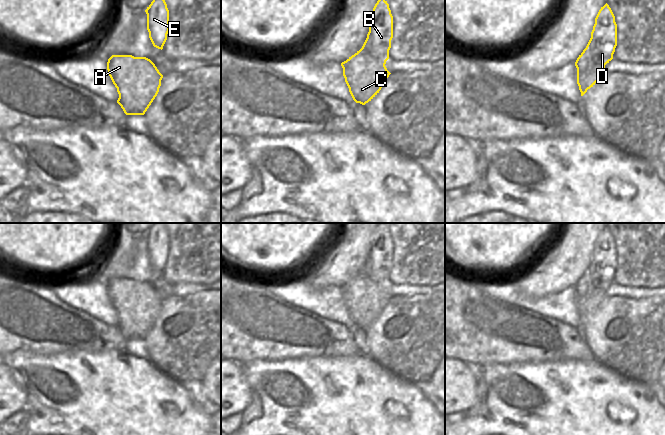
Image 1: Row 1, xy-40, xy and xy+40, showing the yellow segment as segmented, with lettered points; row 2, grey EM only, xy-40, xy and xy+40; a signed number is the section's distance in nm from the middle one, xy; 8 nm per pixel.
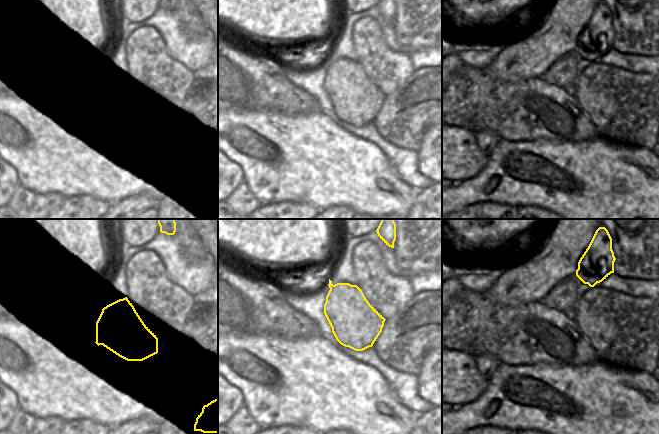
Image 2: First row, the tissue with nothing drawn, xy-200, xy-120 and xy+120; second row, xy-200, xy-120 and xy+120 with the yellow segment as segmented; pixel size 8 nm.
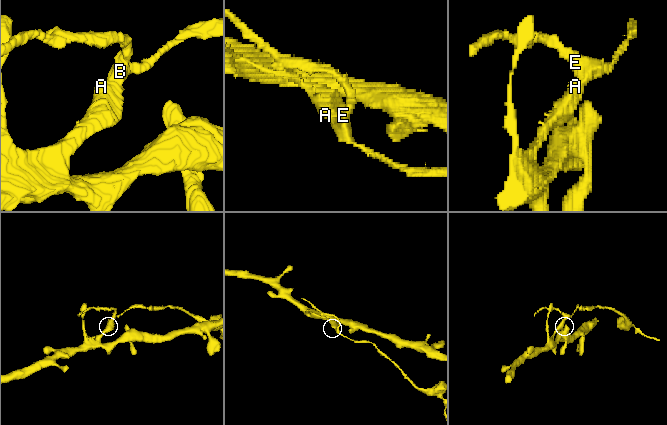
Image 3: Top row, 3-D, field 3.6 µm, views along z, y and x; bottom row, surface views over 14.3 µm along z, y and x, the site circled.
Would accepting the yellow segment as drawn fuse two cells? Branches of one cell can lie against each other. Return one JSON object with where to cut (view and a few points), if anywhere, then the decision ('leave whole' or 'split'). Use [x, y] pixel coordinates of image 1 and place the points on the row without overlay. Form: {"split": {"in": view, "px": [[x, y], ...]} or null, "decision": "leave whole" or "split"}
{"split": {"in": "xy+40", "px": [[585, 272], [594, 286], [604, 289]]}, "decision": "split"}

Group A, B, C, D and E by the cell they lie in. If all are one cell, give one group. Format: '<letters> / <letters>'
A C / B D E

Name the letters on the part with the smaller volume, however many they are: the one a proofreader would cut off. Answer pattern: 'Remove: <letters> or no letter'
Remove: B, D, E

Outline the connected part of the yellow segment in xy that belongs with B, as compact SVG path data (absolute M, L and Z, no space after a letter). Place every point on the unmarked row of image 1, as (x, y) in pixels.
M379 223L371 238L371 248L362 274L372 281L387 285L393 262L393 240L385 223Z

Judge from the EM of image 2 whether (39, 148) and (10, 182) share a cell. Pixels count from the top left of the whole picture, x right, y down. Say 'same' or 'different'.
different

